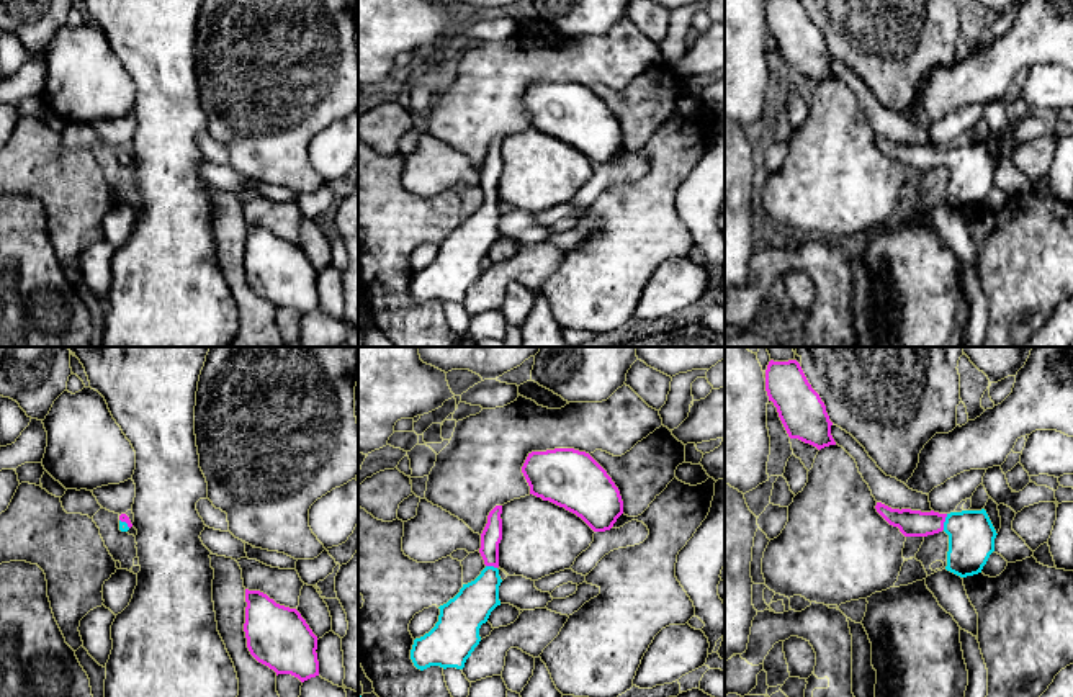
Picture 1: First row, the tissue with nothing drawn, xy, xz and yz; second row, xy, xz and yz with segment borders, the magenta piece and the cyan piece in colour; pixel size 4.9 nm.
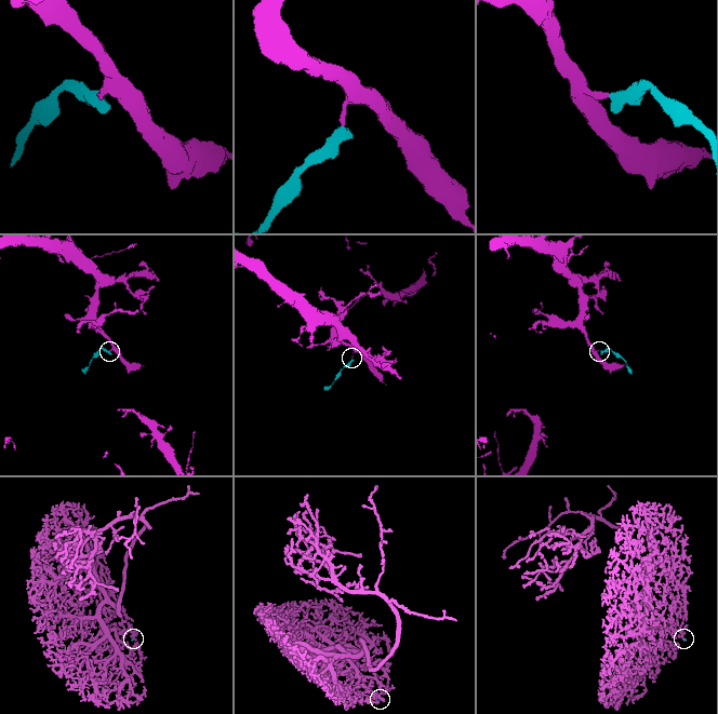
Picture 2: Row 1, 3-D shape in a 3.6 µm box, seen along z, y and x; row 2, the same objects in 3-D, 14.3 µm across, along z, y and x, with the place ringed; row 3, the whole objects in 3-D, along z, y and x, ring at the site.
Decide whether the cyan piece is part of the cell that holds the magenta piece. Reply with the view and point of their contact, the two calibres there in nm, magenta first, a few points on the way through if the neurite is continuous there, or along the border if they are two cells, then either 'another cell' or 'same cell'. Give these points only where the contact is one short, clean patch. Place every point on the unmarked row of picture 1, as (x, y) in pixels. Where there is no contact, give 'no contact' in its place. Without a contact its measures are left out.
contact yz (944, 154); calibres 130 and 220 nm; way yz (910, 156), (944, 154), (965, 162), (972, 169); same cell

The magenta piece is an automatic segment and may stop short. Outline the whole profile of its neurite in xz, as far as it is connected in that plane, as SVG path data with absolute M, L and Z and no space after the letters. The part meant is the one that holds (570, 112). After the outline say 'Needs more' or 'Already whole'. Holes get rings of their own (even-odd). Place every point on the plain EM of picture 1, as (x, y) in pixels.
M574 82L532 85L522 106L530 128L576 147L594 165L610 164L623 147L618 121L586 85Z. Already whole

